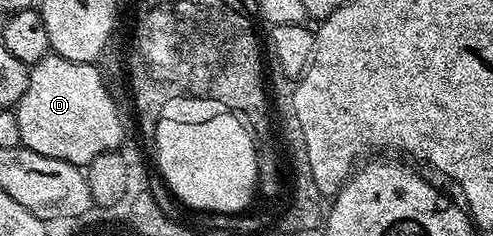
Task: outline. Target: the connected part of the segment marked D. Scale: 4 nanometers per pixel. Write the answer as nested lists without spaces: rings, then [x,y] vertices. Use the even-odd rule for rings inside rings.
[[[48,56],[31,69],[30,83],[16,107],[21,145],[79,168],[101,154],[117,151],[126,130],[109,92],[97,65]]]

